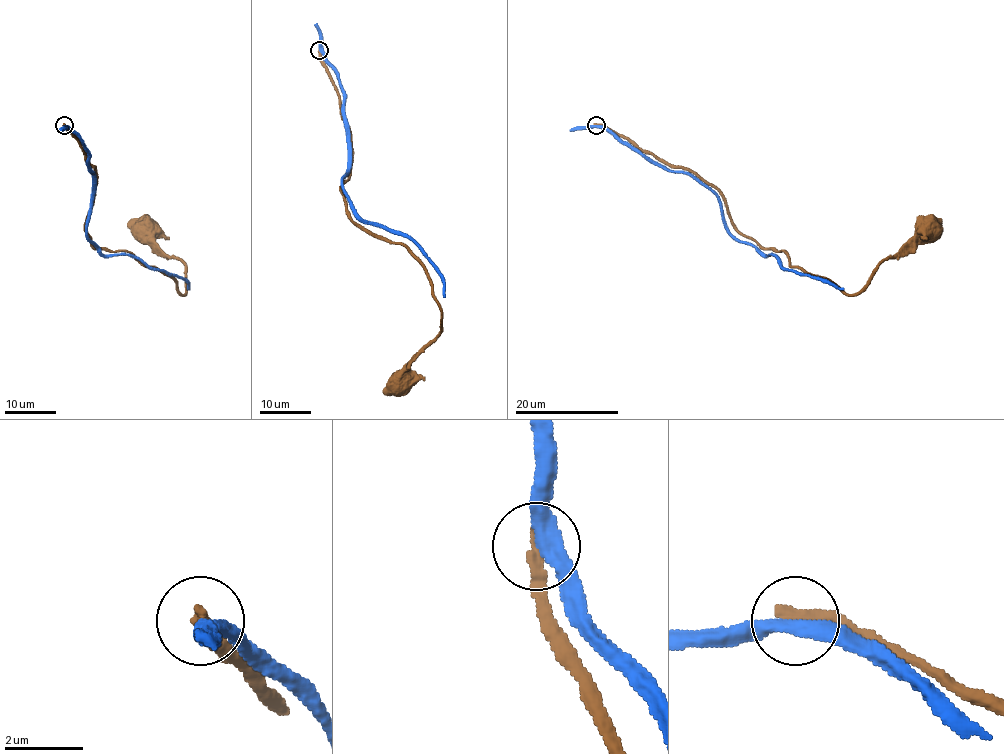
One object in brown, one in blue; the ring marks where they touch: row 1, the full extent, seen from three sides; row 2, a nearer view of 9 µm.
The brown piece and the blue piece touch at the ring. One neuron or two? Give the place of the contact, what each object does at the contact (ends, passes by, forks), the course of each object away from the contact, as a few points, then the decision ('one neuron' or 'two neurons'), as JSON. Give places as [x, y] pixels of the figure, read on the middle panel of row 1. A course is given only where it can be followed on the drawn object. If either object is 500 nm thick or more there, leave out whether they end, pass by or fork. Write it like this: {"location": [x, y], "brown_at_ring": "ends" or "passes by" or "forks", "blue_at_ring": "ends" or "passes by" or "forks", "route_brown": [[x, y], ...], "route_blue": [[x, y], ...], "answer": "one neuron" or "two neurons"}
{"location": [319, 50], "brown_at_ring": "ends", "blue_at_ring": "passes by", "route_brown": [[320, 50], [349, 131], [346, 212], [409, 251], [441, 312], [441, 331], [401, 385]], "route_blue": [[320, 50], [343, 90], [348, 170], [342, 187], [352, 211], [361, 220], [406, 236], [442, 280], [445, 296]], "answer": "two neurons"}

